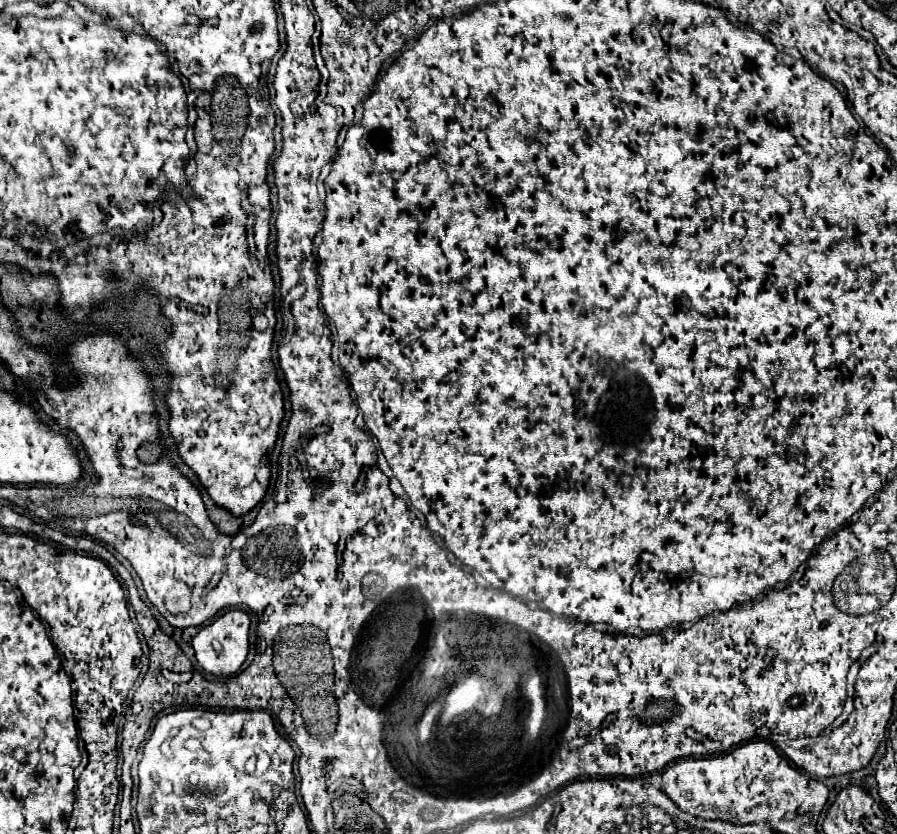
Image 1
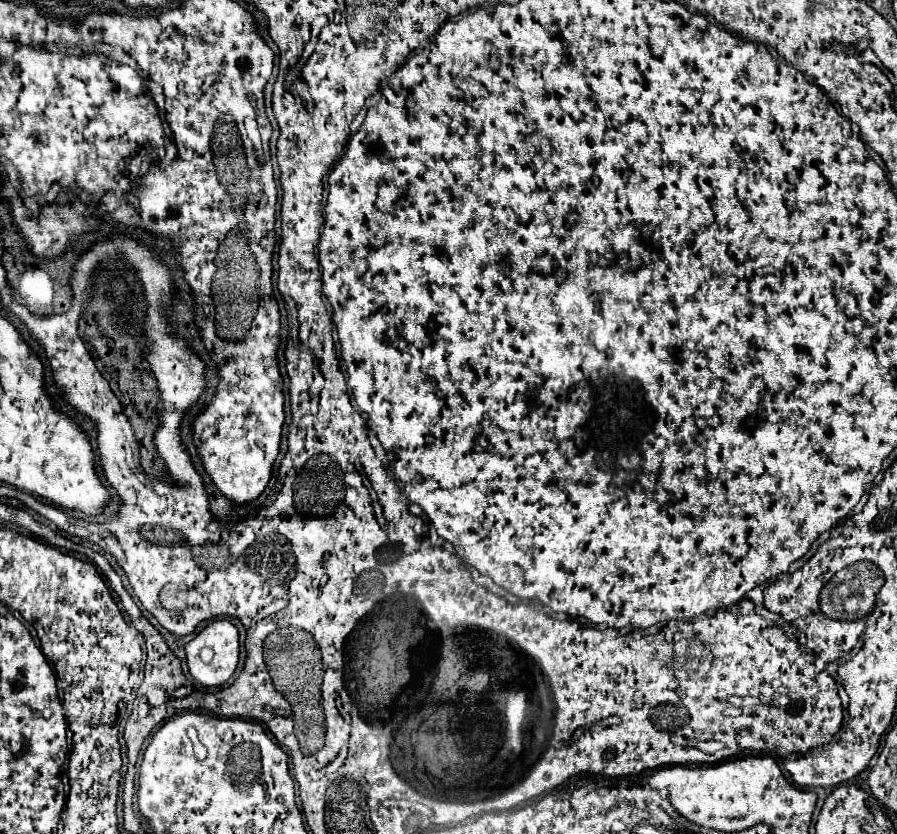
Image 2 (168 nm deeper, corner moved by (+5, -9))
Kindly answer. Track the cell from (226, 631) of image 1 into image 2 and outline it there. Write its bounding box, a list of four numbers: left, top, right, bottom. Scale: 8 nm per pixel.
[187,620,239,686]

